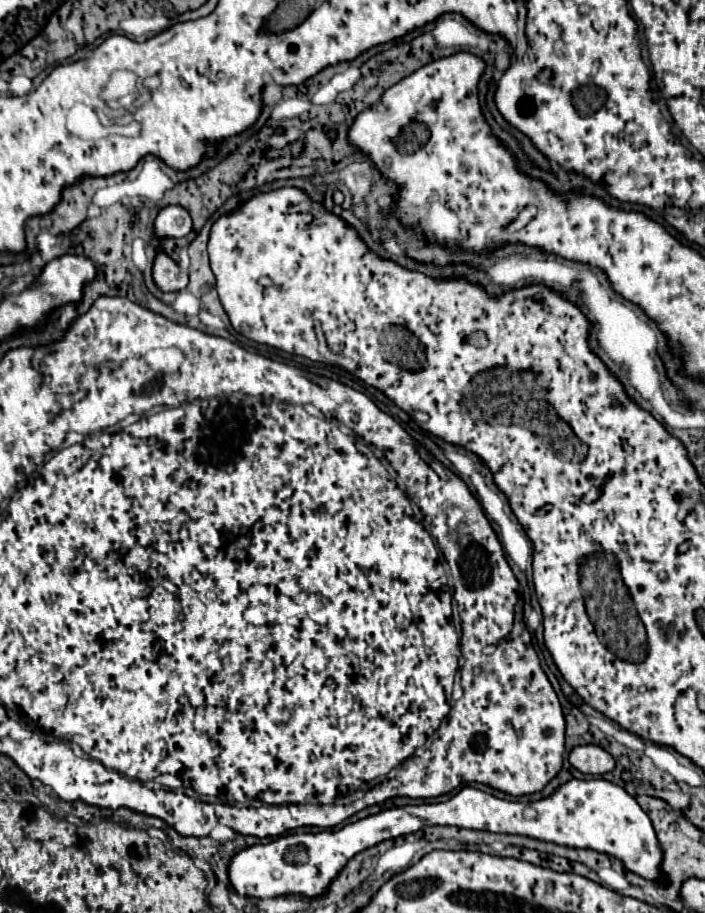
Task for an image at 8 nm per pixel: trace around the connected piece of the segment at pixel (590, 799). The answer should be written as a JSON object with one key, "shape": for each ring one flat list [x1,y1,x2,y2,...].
{"shape":[[572,779,560,785,550,797,530,803,506,801,480,789,464,787,448,801,380,811,338,831,282,835,270,843,258,843,238,851,228,867,230,883,236,893,244,897,278,897,286,893,316,897,326,891,328,883,356,853,380,841,414,833,424,825,456,825,464,829,526,835,564,847,592,849,620,859,628,871,644,879,658,879,662,859,652,823,632,795,606,779]]}

